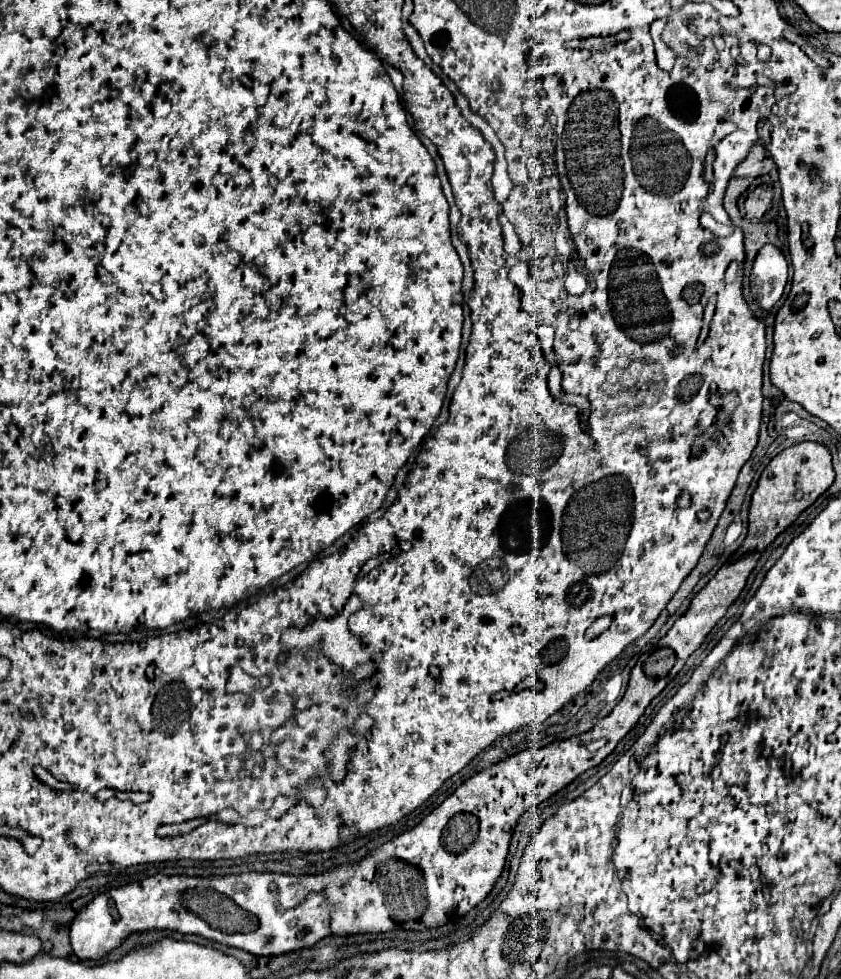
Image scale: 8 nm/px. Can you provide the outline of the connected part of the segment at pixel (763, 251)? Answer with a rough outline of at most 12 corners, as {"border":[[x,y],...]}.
{"border":[[772,244],[760,248],[752,268],[758,302],[780,300],[788,264]]}

